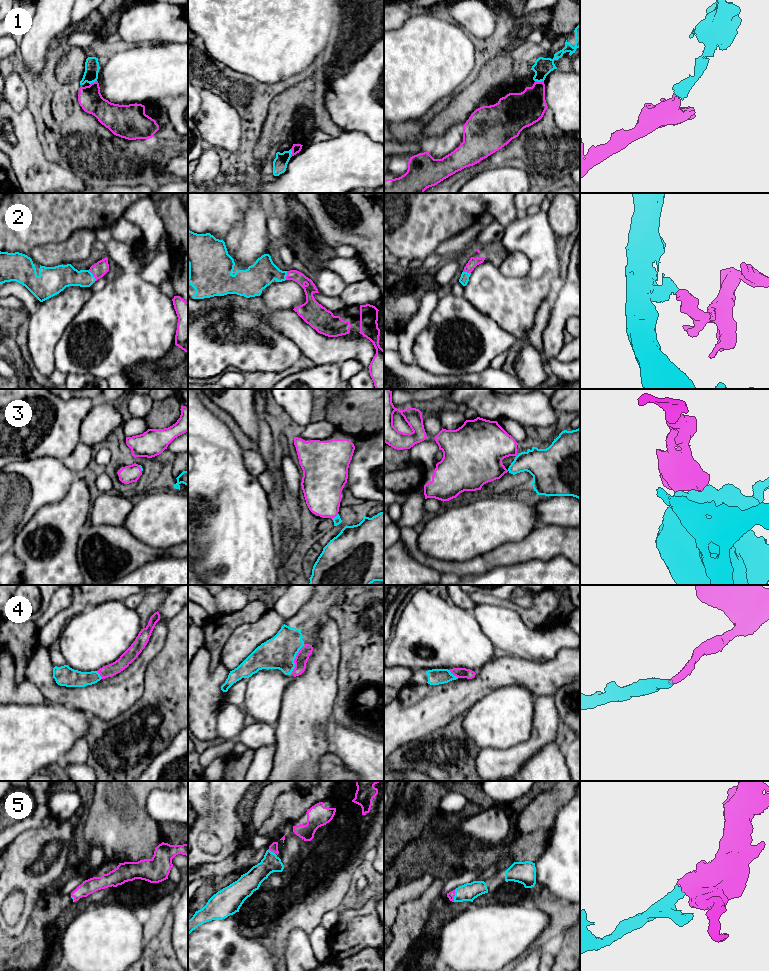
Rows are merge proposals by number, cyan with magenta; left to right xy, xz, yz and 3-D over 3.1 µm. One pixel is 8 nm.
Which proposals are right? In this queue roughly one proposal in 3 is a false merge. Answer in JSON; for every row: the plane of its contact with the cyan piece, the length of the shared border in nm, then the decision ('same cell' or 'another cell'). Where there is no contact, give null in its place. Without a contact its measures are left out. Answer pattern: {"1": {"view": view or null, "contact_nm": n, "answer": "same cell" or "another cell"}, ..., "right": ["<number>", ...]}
{"1": {"view": "yz", "contact_nm": 70, "answer": "same cell"}, "2": {"view": "xy", "contact_nm": 110, "answer": "same cell"}, "3": {"view": "xz", "contact_nm": 70, "answer": "same cell"}, "4": {"view": "xz", "contact_nm": 240, "answer": "same cell"}, "5": {"view": "yz", "contact_nm": 100, "answer": "same cell"}, "right": ["1", "2", "3", "4", "5"]}

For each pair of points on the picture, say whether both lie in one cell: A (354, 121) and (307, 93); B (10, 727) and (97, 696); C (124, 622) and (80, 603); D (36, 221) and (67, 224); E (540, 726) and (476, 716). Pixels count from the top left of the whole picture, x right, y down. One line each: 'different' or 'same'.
A: different
B: different
C: different
D: same
E: different

